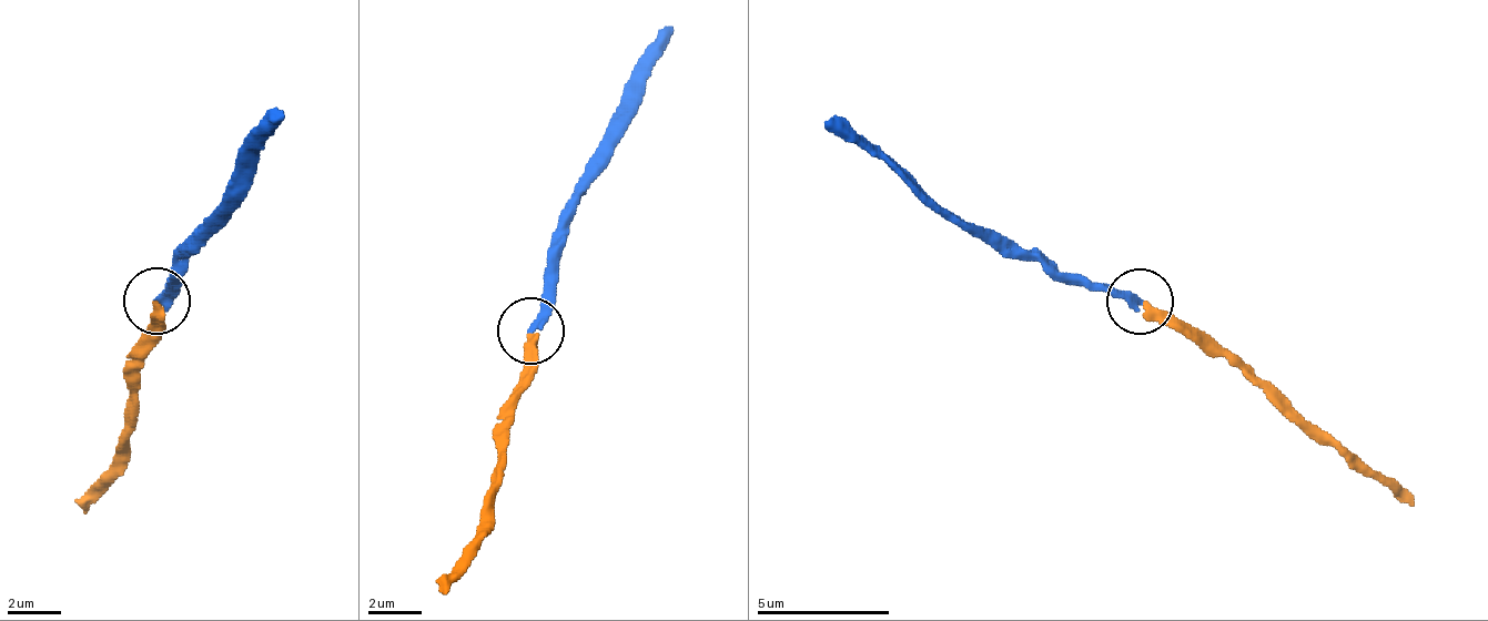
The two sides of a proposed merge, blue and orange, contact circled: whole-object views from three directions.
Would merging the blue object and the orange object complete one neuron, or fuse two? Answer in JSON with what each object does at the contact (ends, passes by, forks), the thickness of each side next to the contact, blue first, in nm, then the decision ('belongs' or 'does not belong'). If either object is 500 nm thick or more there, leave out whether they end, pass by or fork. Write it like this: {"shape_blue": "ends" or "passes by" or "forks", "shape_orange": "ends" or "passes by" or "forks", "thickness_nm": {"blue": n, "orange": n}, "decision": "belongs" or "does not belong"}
{"shape_blue": "ends", "shape_orange": "ends", "thickness_nm": {"blue": 320, "orange": 340}, "decision": "belongs"}

